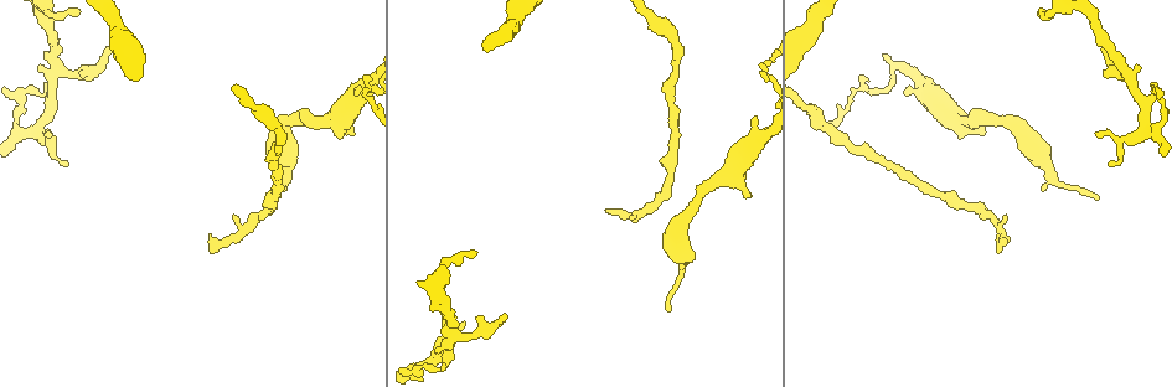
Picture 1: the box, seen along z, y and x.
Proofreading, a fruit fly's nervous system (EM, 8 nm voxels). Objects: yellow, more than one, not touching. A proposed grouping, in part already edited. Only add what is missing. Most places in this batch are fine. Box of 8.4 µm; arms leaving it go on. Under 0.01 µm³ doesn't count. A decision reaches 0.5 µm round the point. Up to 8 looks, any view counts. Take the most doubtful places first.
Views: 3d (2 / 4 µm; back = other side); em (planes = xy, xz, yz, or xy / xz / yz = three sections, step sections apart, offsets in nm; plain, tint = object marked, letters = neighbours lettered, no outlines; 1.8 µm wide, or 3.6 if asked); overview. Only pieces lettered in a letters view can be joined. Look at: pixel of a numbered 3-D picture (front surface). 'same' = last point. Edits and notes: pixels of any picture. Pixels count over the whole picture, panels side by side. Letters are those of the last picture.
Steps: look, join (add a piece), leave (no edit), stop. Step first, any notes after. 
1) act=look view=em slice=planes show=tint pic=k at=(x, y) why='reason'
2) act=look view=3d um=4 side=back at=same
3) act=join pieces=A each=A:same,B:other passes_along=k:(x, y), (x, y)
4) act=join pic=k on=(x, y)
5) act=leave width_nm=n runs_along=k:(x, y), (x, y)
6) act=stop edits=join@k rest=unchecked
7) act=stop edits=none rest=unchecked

act=look view=em slice=planes show=tint pic=1 at=(209, 240) why='thin end'

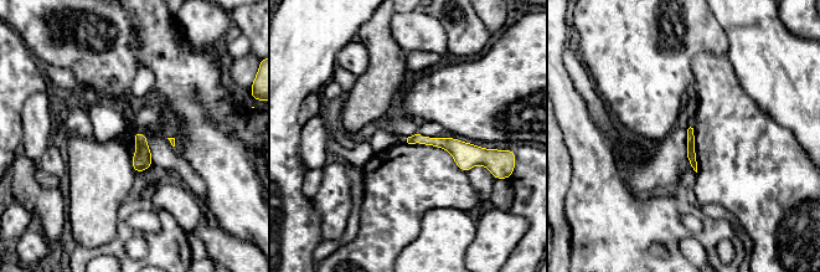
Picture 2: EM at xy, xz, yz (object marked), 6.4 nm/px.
act=look view=em slice=planes show=letters at=same why='what lies round it'

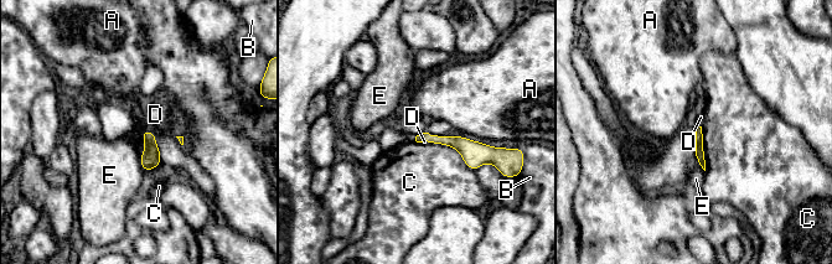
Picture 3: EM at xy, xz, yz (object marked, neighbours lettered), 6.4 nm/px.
act=leave each=A:other,B:other,C:other,D:other,E:other runs_along=3:(419, 138), (489, 153) found='none of them fits'

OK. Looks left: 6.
act=look view=em slice=planes show=letters pic=1 at=(749, 195) why='an open end'

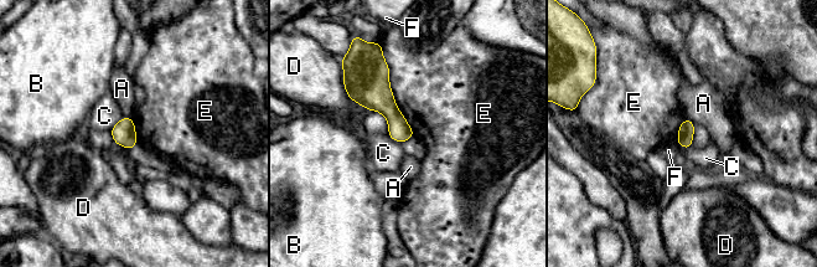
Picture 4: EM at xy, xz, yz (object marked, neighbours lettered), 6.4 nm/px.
act=leave width_nm=110 each=A:other,B:other,C:other,D:other,E:other,F:other border=4:(381, 50), (394, 102), (415, 135) found='none of them fits'

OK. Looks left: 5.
act=look view=3d um=4 pic=1 at=(363, 92) why='abrupt turn'

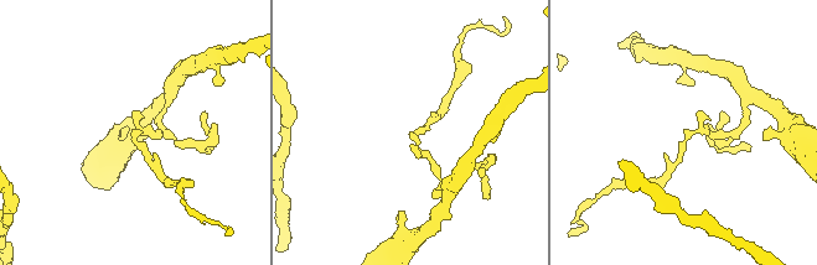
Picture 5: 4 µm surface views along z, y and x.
act=look view=em slice=planes show=plain pic=5 at=(411, 133)

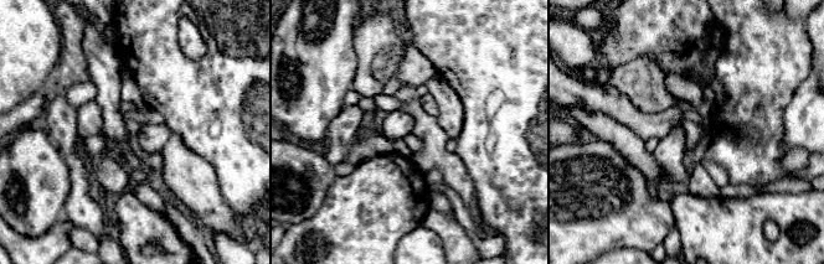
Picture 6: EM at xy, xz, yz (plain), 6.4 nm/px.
act=look view=em slice=planes show=letters at=same

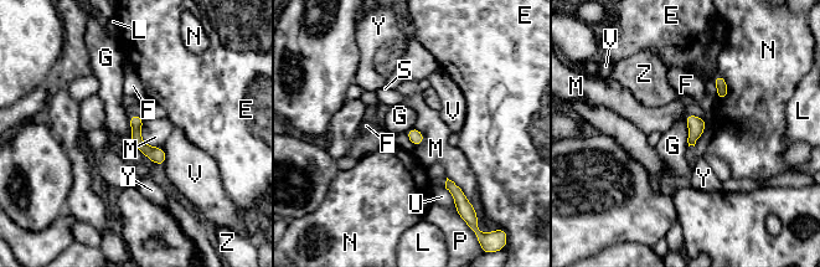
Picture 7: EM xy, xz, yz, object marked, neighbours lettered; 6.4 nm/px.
act=leave width_nm=90 each=E:other,F:other,G:other,L:other,M:other,N:other,P:other,S:other,U:other,V:other,Y:other,Z:other border=7:(685, 113), (689, 145) found='none of them fits'

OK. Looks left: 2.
act=look view=em slice=yz step=16 show=tint pic=1 at=(1103, 51) why='branch stops here'

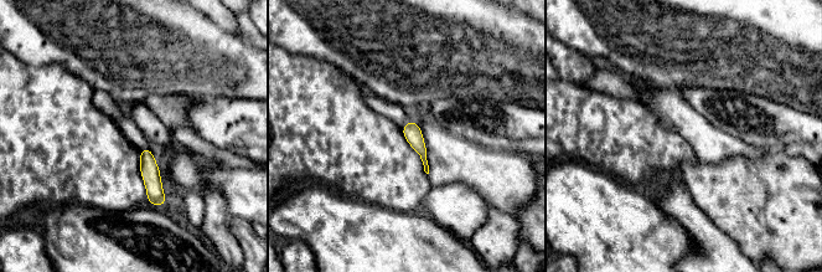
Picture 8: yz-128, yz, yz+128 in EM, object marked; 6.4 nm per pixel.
act=look view=em slice=xy step=8 show=letters at=same

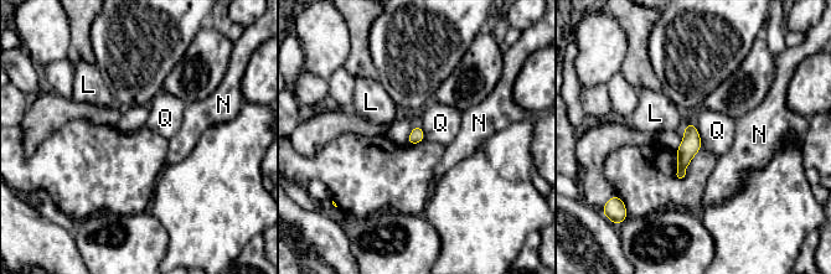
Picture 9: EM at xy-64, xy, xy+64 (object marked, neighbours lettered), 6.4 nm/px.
act=leave each=L:other,N:other,Q:other border=9:(688, 120), (695, 125), (702, 148) found='no lettered piece goes on from it'

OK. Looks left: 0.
act=stop edits=none rest=unchecked

